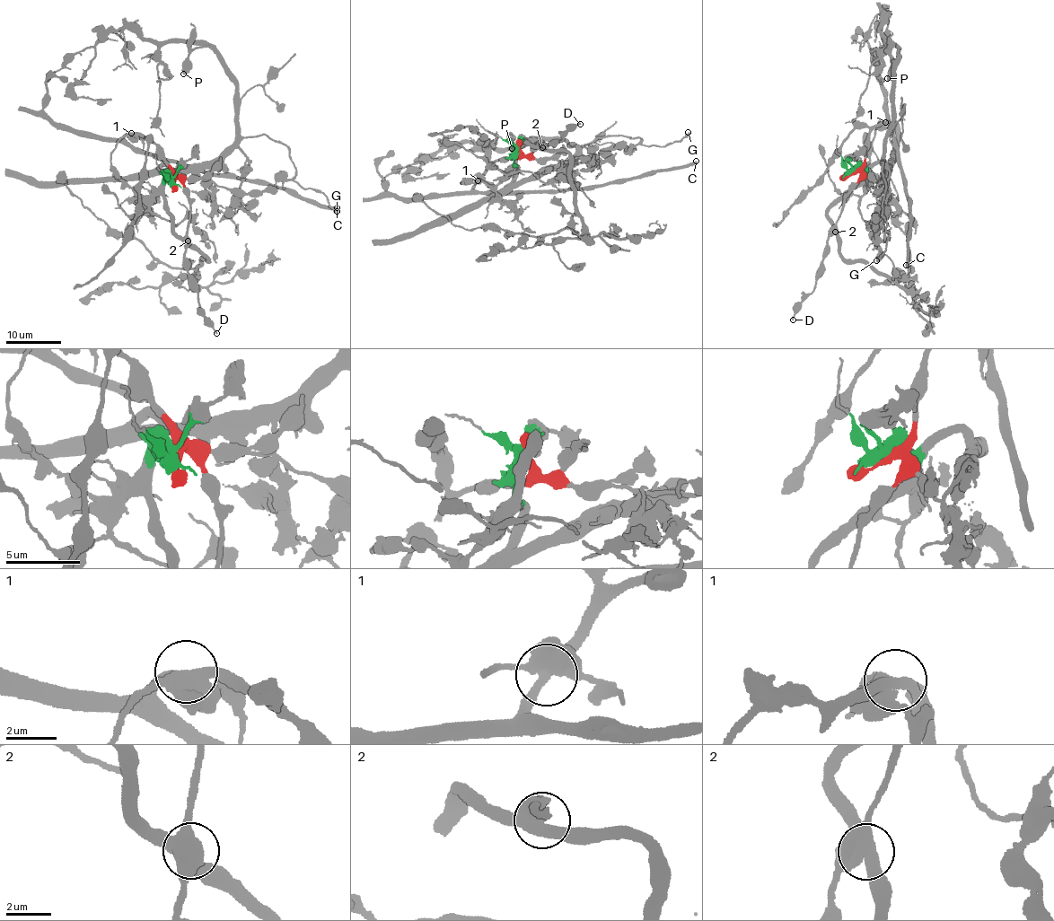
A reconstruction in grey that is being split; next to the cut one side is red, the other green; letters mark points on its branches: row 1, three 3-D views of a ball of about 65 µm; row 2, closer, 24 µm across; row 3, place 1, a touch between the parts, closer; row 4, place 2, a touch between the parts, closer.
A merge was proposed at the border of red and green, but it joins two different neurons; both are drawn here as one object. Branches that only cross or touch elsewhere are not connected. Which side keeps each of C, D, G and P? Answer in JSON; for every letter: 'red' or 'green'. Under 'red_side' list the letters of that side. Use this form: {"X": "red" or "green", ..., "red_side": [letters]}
{"C": "red", "D": "red", "G": "green", "P": "green", "red_side": ["C", "D"]}

